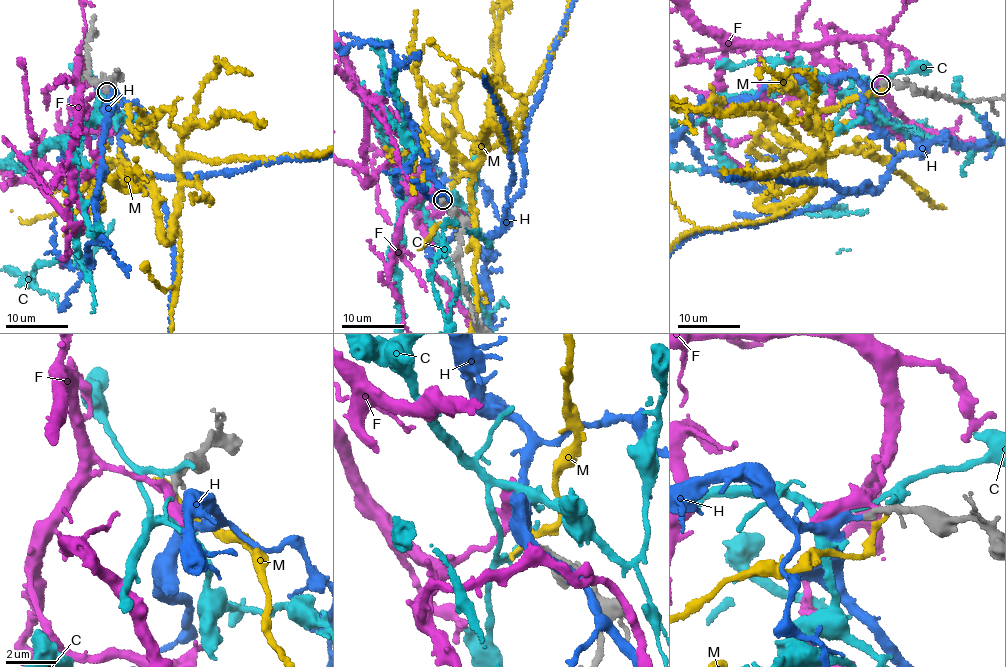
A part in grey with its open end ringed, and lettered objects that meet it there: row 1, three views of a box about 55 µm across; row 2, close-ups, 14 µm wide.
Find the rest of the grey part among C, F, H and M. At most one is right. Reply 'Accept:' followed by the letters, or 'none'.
Accept: H

